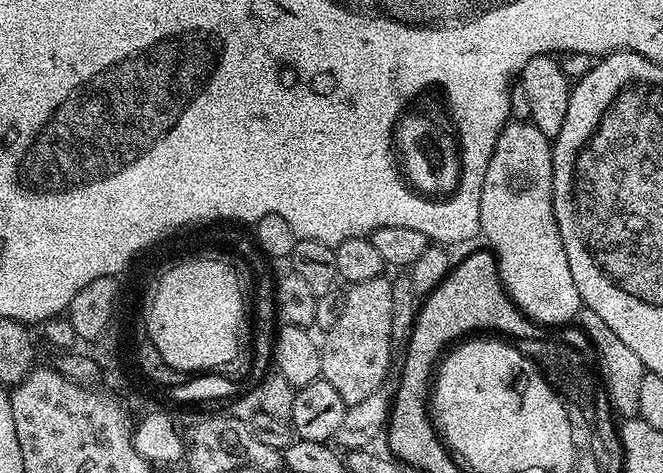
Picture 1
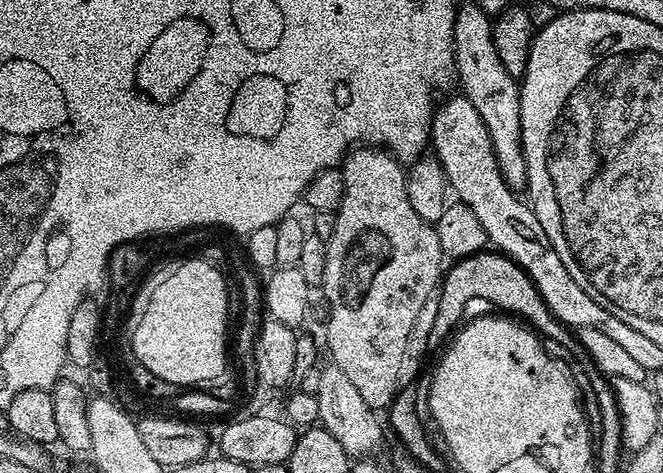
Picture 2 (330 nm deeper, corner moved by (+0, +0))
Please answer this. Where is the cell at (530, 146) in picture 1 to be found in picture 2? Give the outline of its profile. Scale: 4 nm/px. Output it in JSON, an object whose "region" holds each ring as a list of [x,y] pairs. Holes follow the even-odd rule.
{"region":[[[464,2],[456,9],[454,42],[459,91],[472,103],[474,110],[482,114],[482,122],[486,122],[486,130],[490,130],[490,142],[494,146],[502,178],[509,188],[523,189],[528,182],[528,171],[522,146],[520,86],[517,77],[502,66],[502,58],[498,58],[498,50],[494,50],[492,20],[476,3]]]}

